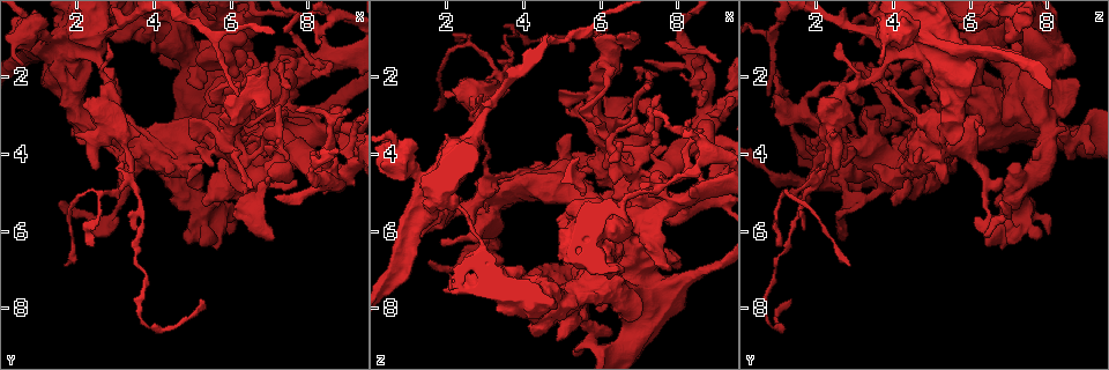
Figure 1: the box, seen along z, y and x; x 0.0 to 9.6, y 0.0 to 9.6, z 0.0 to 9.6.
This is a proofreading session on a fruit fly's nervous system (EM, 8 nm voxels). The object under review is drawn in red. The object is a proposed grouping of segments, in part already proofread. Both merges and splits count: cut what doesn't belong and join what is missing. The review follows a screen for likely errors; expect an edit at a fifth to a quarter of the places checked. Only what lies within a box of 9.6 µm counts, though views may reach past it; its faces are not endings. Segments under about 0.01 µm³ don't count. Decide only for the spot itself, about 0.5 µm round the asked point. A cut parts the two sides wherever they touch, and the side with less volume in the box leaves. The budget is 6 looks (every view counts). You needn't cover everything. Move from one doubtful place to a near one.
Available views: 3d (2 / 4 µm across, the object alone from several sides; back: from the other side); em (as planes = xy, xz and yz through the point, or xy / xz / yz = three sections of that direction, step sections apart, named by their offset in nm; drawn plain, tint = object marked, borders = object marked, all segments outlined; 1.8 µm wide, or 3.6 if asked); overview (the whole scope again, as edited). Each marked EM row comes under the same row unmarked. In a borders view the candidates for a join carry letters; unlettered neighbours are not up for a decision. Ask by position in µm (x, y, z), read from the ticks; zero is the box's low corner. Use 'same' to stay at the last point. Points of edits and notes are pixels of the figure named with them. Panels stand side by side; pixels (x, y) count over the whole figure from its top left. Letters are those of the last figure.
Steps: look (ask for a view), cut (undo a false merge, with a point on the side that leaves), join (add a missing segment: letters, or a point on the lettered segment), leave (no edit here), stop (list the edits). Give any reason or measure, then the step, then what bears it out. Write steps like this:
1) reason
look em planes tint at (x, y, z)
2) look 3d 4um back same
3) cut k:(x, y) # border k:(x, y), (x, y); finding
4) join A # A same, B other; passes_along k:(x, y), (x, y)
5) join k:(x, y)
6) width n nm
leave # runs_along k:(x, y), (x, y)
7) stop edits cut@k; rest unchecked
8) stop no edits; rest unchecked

thick turns thin
look em 3.6um planes borders at (6.15, 0.85, 6.60)

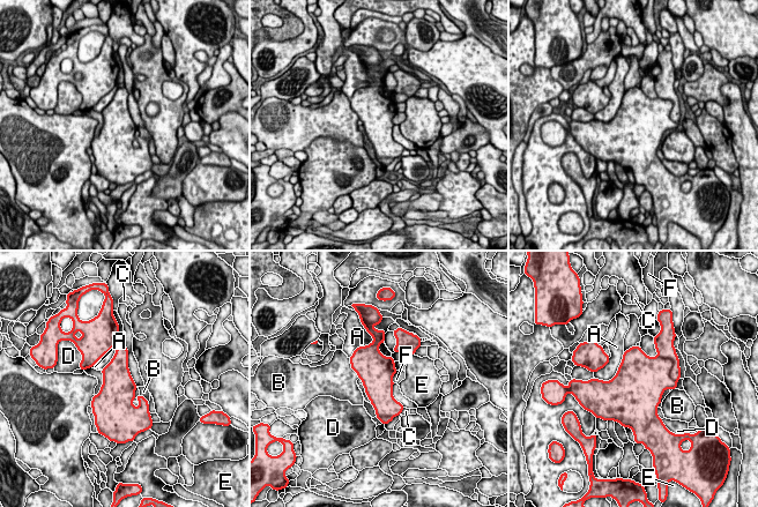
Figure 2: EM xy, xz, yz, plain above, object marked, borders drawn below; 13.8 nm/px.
leave # A other, B other, C other, D other, E other, F other; border 2:(125, 345), (128, 371), (138, 386); one neuron here

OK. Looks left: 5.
sharp bend
look 3d 4um at (6.50, 3.05, 6.40)

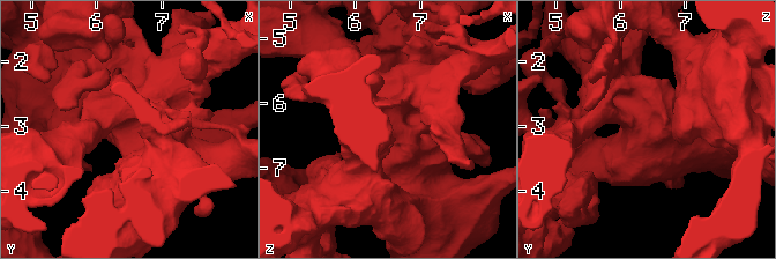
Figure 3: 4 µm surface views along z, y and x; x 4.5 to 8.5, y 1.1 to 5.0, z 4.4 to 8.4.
now the EM
look em 3.6um planes borders at (6.60, 3.00, 6.40)

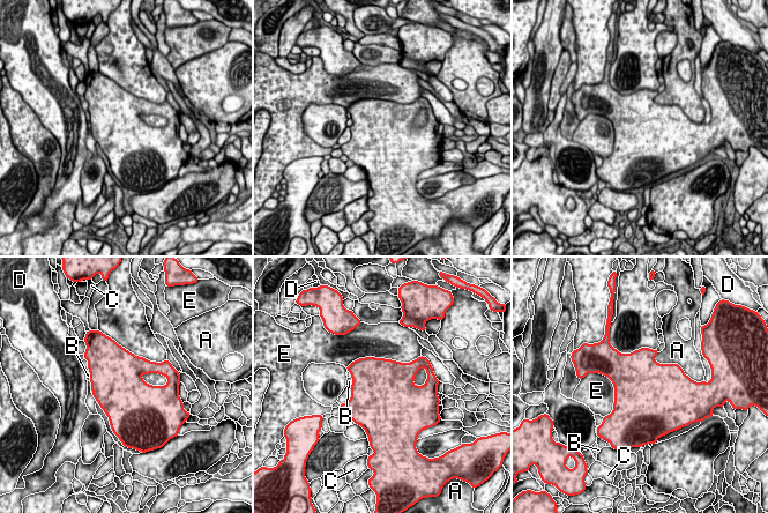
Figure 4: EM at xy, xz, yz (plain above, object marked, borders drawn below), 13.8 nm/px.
longest_contact E 900 nm
leave # A other, B other, C other, D other, E other; all the same neuron

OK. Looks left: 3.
sudden change in width
look em xy step 4 tint at (7.85, 1.75, 5.30)

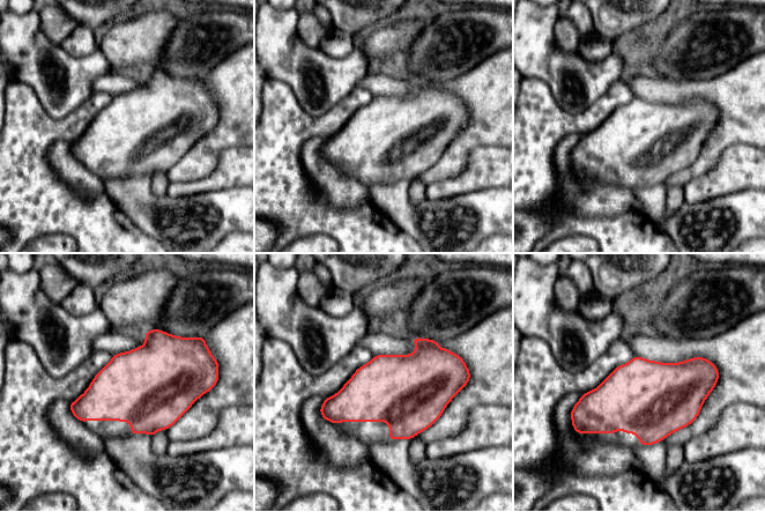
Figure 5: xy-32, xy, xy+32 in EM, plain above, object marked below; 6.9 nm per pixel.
look em planes borders same

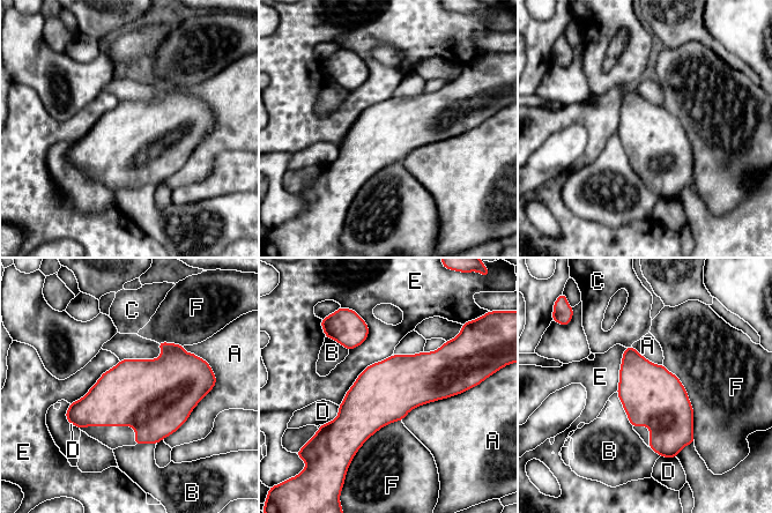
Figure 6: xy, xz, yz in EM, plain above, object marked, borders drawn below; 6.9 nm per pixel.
leave # A other, B other, C other, D other, E other, F other; border 6:(468, 388), (416, 406), (401, 419); continuous, no second neuron

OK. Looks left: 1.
stop no edits; rest unchecked

